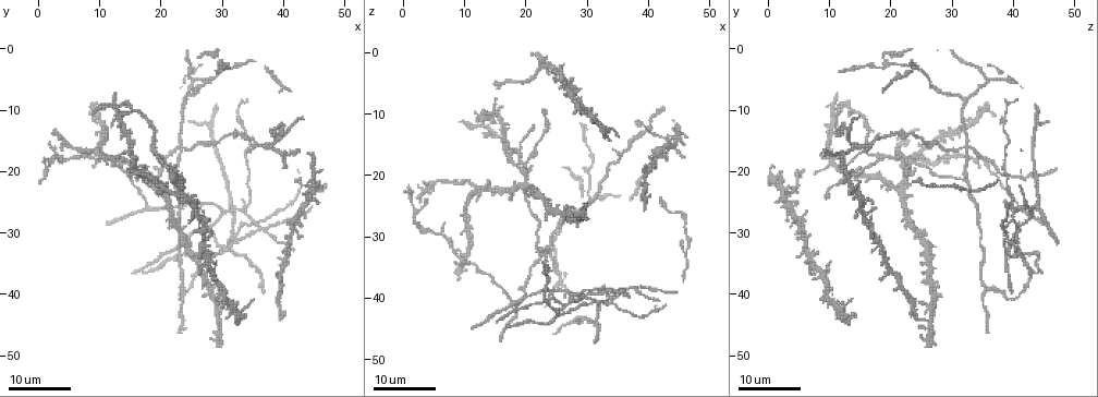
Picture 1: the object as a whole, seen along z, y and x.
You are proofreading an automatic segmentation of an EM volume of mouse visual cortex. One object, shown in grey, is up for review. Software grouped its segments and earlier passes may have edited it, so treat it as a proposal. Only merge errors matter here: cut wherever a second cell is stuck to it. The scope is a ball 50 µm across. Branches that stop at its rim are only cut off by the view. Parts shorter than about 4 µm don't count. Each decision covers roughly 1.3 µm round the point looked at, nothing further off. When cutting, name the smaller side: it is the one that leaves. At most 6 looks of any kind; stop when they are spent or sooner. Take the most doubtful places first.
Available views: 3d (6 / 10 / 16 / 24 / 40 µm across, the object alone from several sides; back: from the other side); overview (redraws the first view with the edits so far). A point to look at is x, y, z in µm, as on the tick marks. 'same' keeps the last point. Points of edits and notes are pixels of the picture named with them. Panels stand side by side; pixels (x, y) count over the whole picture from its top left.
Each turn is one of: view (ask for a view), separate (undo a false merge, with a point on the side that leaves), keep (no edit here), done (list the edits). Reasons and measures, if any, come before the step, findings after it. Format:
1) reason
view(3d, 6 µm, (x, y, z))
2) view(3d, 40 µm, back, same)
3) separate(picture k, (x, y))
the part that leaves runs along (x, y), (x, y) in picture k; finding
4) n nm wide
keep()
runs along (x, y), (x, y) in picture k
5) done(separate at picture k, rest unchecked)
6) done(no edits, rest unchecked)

thin arm on a thick one
view(3d, 24 µm, (19.5, 16.0, 16.5))

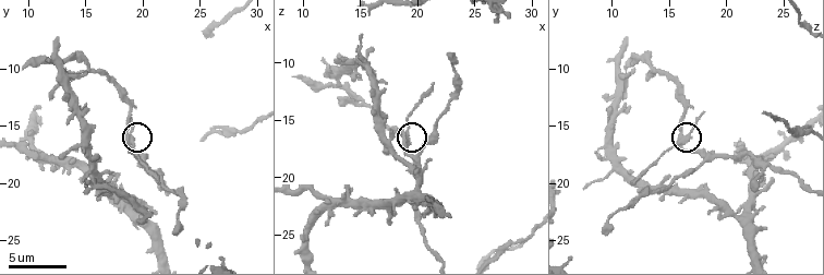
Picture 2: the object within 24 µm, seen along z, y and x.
view(3d, 6 µm, (19.2, 16.4, 16.2))

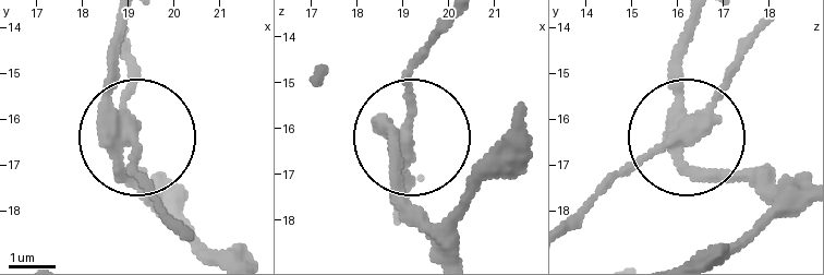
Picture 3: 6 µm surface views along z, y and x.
separate(picture 3, (128, 175))
the part that leaves runs along (123, 140), (166, 218) in picture 3; two cells meet here

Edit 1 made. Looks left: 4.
four-way junction
view(3d, 24 µm, (23.5, 15.5, 32.5))

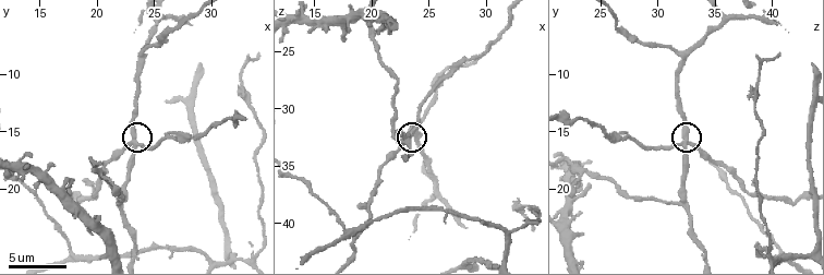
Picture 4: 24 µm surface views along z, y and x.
view(3d, 10 µm, (23.2, 16.2, 32.2))

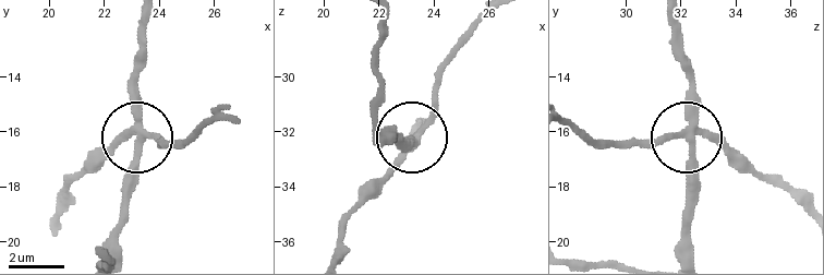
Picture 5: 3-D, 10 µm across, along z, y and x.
side arm 37 µm
keep()
runs along (694, 254), (688, 234), (688, 67) in picture 5; one cell here

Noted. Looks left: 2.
three arms meet
view(3d, 24 µm, (38.5, 15.5, 14.0))

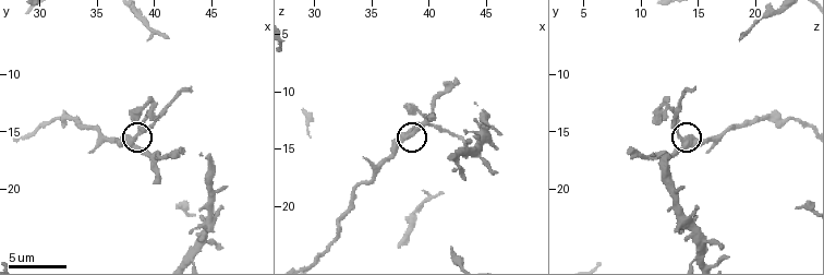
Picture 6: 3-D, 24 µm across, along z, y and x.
view(3d, 10 µm, (38.0, 16.0, 13.8))

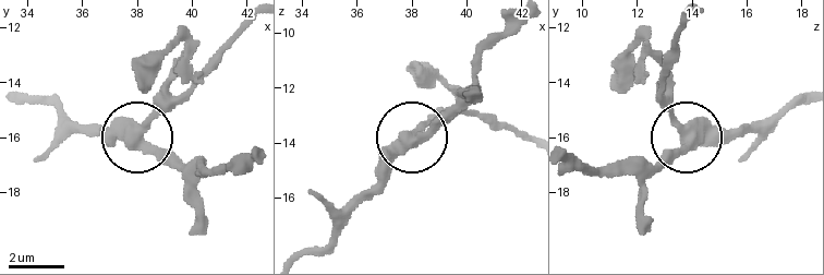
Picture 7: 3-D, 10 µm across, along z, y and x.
3 arms
keep()
runs along (17, 92), (88, 127), (137, 131), (184, 94) in picture 7; all the same cell

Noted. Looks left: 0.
done(separate at picture 3, rest unchecked)

